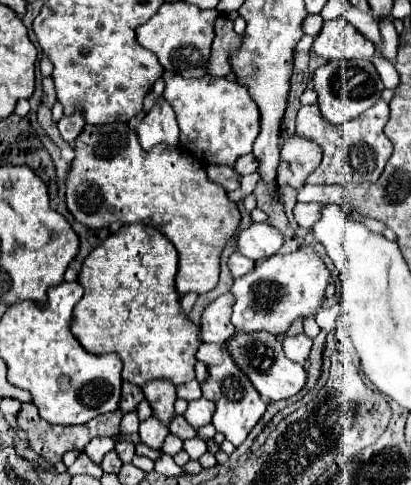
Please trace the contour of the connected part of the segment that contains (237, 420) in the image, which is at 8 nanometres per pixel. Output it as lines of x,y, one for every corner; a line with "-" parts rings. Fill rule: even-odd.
224,351
224,361
220,365
210,367
210,379
202,385
202,397
216,405
216,413
212,417
212,425
216,427
216,431
222,433
226,441
230,441
236,447
246,439
246,435
252,431
252,427
266,411
266,403
252,387
252,383
246,379
246,375
242,375
242,371
234,367
234,361
230,359
228,351

